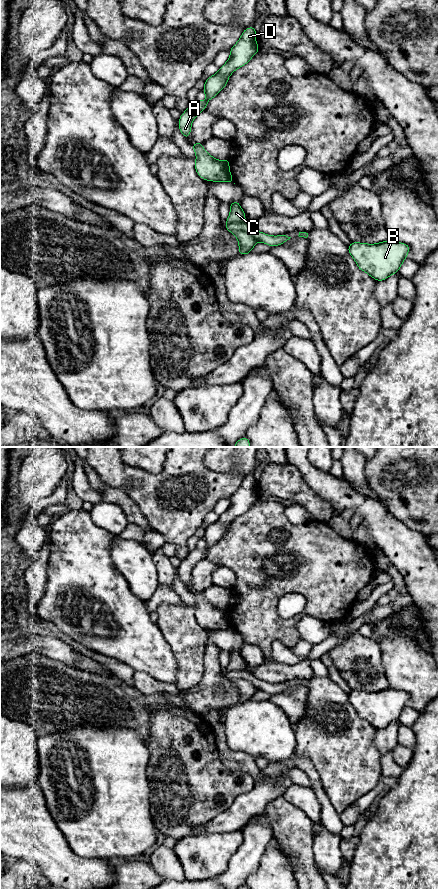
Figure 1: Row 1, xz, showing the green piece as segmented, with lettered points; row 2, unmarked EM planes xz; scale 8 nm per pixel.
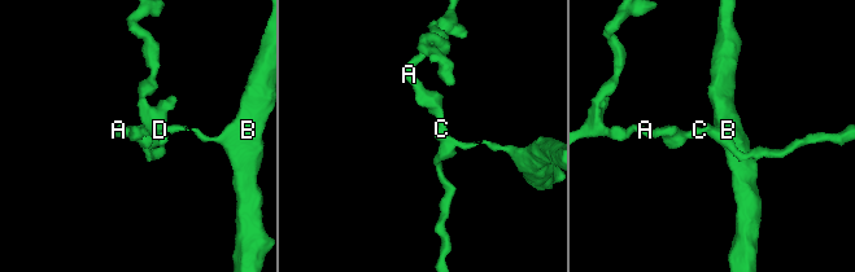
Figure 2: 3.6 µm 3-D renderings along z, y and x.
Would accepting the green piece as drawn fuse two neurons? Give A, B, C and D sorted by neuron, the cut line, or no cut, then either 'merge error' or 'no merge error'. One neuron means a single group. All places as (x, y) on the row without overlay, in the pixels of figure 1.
A C D / B; cut in xz along (234, 681), (248, 679), (257, 688); merge error

